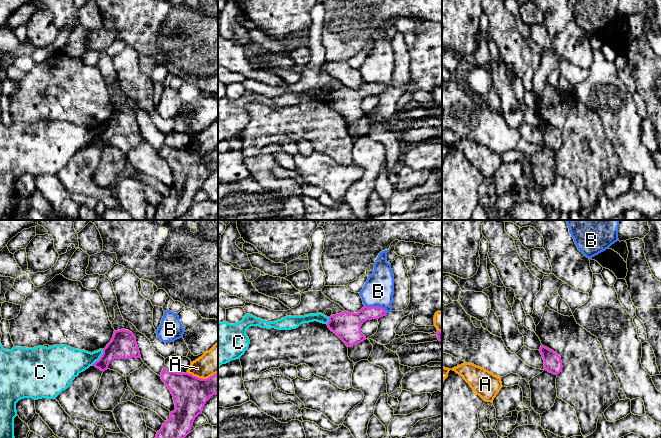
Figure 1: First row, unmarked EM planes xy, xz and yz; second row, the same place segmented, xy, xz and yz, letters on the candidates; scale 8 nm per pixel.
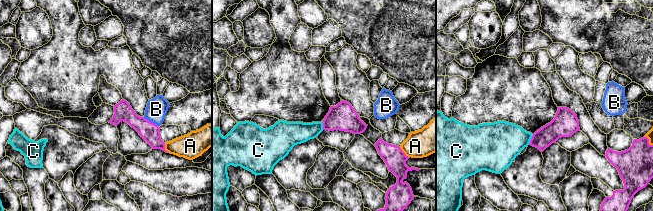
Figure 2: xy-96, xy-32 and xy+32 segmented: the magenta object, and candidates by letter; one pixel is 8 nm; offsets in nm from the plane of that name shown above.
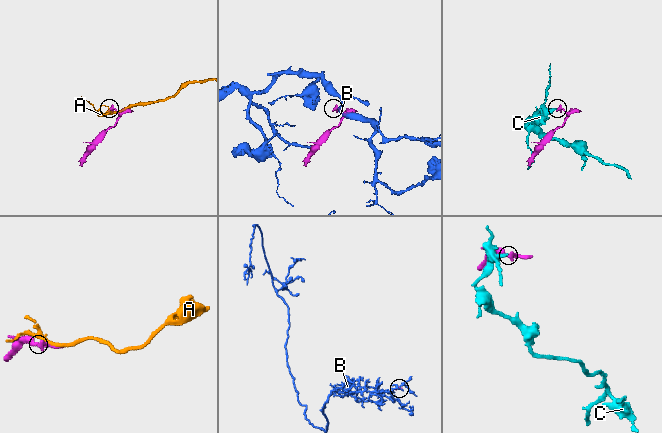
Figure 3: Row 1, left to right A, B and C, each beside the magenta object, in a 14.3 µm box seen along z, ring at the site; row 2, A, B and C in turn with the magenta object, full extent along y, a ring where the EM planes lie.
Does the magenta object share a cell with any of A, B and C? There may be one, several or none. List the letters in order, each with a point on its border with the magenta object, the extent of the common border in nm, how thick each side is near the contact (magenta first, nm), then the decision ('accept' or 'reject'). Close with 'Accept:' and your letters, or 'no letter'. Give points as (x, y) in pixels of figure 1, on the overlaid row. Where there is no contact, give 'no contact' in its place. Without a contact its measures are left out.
A: meets magenta in xy at (202, 379); contact 260 nm long; 280 nm thick on the magenta side, 200 nm on the other; reject
B: meets magenta in xz at (376, 307); contact 190 nm long; 180 nm thick on the magenta side, 240 nm on the other; reject
C: meets magenta in xy at (100, 358); contact 170 nm long; 220 nm thick on the magenta side, 220 nm on the other; reject
Accept: no letter

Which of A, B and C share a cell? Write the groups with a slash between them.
A / B / C

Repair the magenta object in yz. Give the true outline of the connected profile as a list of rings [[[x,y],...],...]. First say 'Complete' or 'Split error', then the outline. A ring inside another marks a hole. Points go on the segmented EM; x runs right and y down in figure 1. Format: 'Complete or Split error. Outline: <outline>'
Complete. Outline: [[[541,345],[539,349],[544,360],[544,370],[557,375],[562,371],[561,357],[553,350]]]

